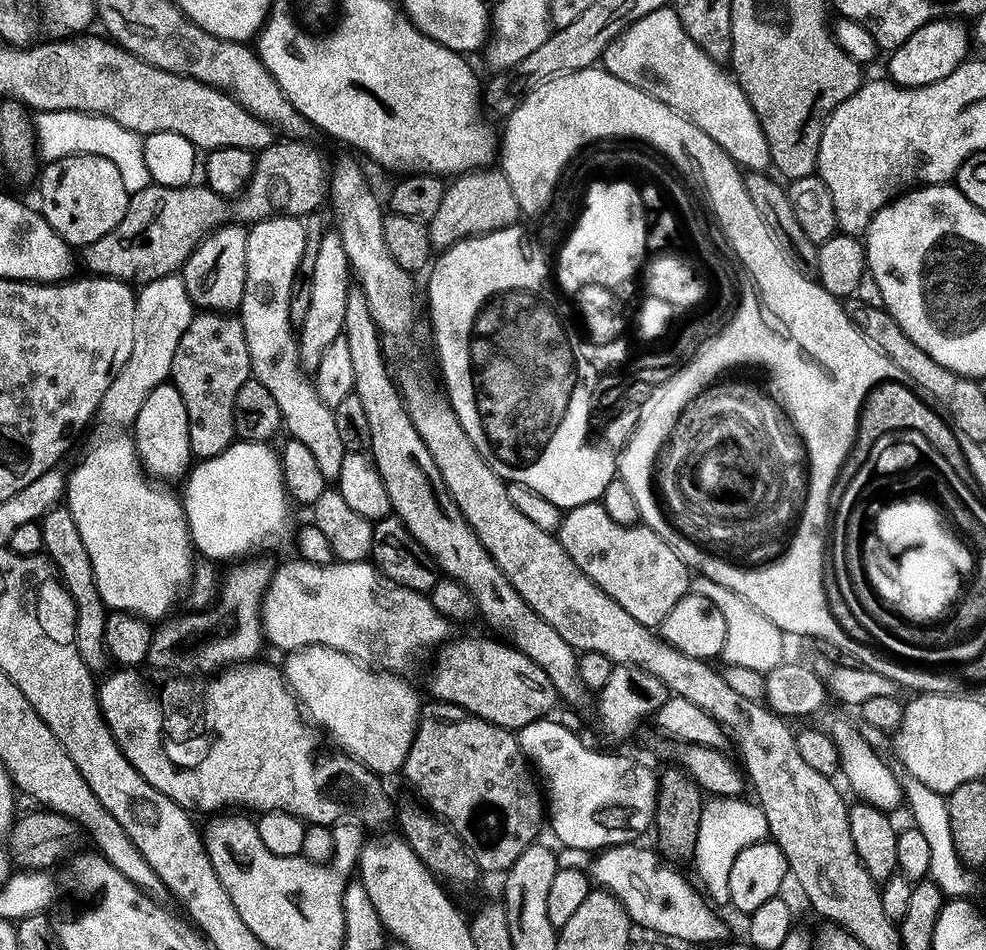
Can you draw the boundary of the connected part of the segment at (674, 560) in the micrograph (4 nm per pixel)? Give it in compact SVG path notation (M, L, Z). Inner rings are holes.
M599 503L582 504L563 517L562 532L568 535L566 551L576 567L626 614L645 626L659 625L690 588L688 565L650 529L614 522Z

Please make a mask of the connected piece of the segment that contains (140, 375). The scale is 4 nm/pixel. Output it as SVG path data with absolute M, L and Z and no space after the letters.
M177 273L147 281L141 288L135 295L134 339L130 358L123 364L119 374L113 377L99 407L101 413L110 414L112 421L128 425L135 421L149 393L160 383L165 383L171 375L178 342L196 315L183 277Z

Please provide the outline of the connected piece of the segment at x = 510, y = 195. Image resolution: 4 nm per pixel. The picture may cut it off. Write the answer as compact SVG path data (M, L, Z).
M473 170L457 175L453 180L456 181L445 187L442 204L426 224L428 242L433 249L449 248L459 240L467 240L469 236L480 236L486 232L493 232L496 228L515 225L521 219L522 213L514 198L514 190L510 190L510 182L504 172Z

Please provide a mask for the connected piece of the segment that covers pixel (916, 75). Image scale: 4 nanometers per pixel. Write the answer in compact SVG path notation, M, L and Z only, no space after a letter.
M933 18L924 23L902 46L893 49L889 55L887 77L903 88L921 88L948 77L969 55L970 30L963 24L958 18Z

